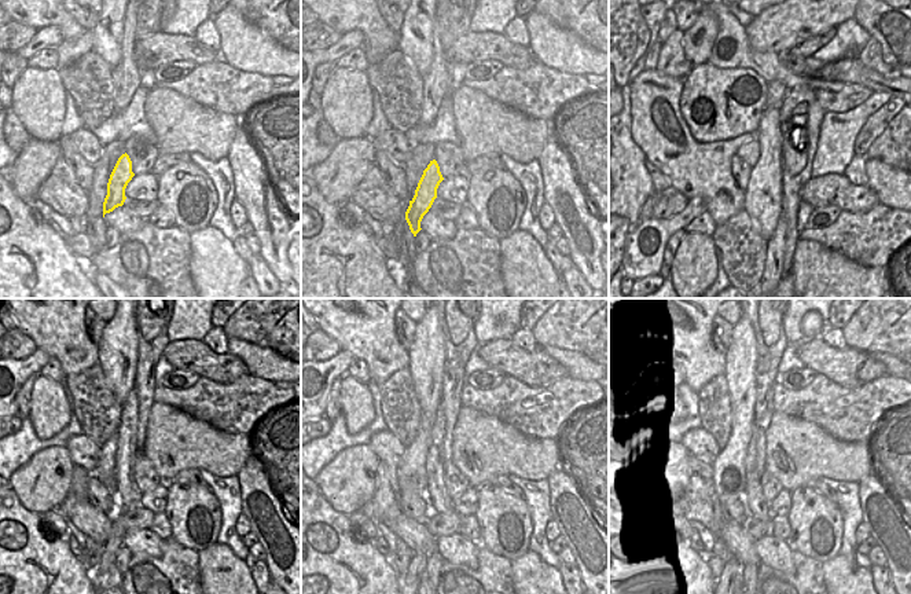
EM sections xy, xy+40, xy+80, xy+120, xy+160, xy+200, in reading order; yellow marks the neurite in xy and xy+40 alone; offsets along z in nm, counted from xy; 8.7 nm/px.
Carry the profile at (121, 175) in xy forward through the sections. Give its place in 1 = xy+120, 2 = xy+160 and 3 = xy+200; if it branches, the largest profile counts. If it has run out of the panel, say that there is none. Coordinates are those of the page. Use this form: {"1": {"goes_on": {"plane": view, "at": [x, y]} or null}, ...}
{"1": {"goes_on": {"plane": "xy+120", "at": [106, 578]}}, "2": {"goes_on": {"plane": "xy+160", "at": [415, 578]}}, "3": {"goes_on": {"plane": "xy+200", "at": [731, 575]}}}

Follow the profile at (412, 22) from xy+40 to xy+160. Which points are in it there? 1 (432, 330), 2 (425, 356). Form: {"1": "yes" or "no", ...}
{"1": "yes", "2": "yes"}

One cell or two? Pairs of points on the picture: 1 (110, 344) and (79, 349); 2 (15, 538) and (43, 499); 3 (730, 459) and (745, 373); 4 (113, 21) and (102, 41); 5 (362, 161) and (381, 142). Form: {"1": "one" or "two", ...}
{"1": "two", "2": "two", "3": "one", "4": "one", "5": "two"}

